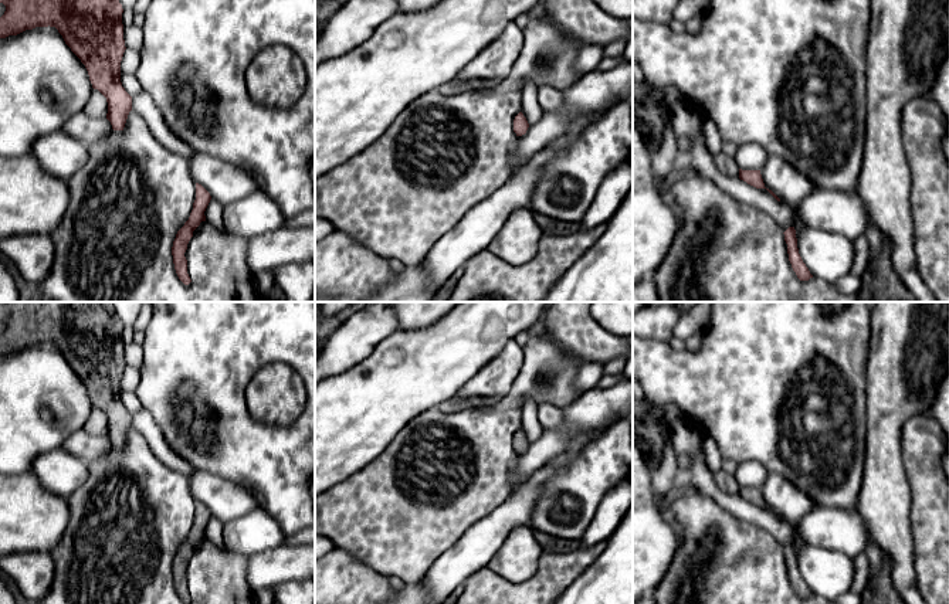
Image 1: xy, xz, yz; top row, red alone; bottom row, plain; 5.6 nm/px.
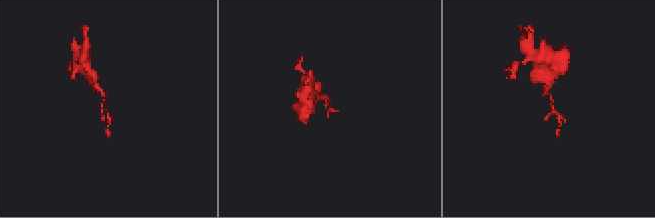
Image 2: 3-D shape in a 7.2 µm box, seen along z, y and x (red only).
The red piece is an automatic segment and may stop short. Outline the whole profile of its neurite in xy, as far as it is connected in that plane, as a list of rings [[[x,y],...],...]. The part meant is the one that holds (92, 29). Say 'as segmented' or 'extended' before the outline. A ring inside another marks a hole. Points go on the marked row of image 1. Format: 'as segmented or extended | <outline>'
as segmented | [[[0,0],[6,6],[0,17],[0,38],[17,35],[35,27],[55,27],[65,44],[85,65],[94,89],[108,102],[106,119],[113,130],[123,130],[132,96],[121,82],[121,61],[126,50],[123,40],[122,4],[119,0]]]

